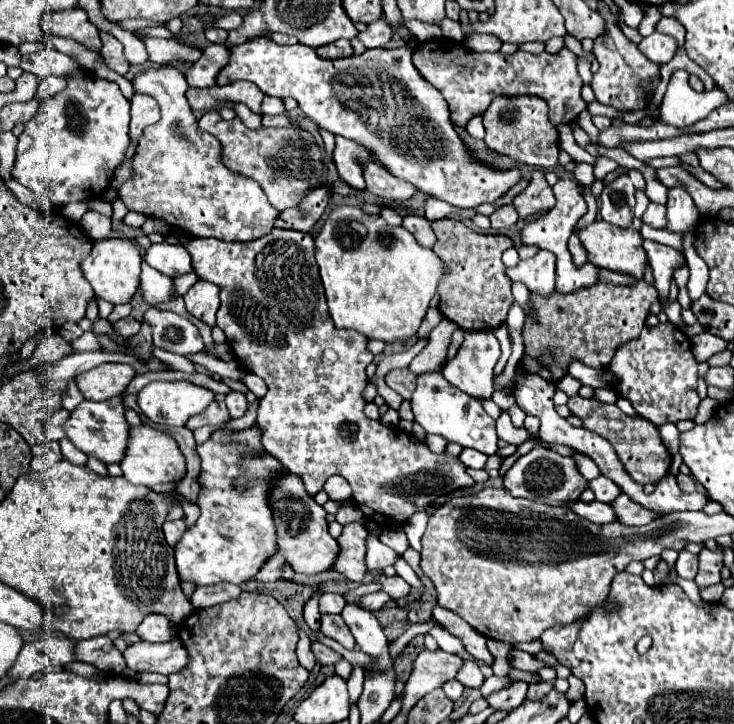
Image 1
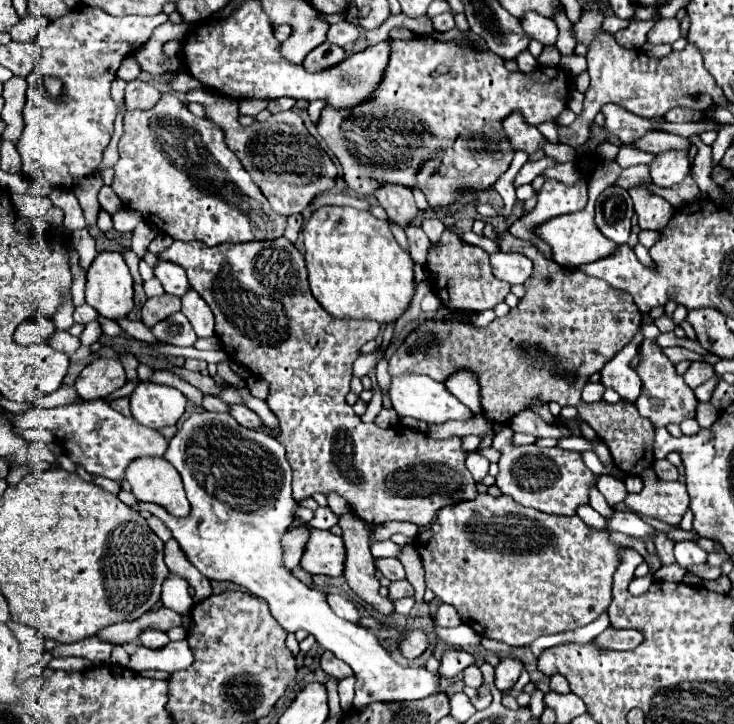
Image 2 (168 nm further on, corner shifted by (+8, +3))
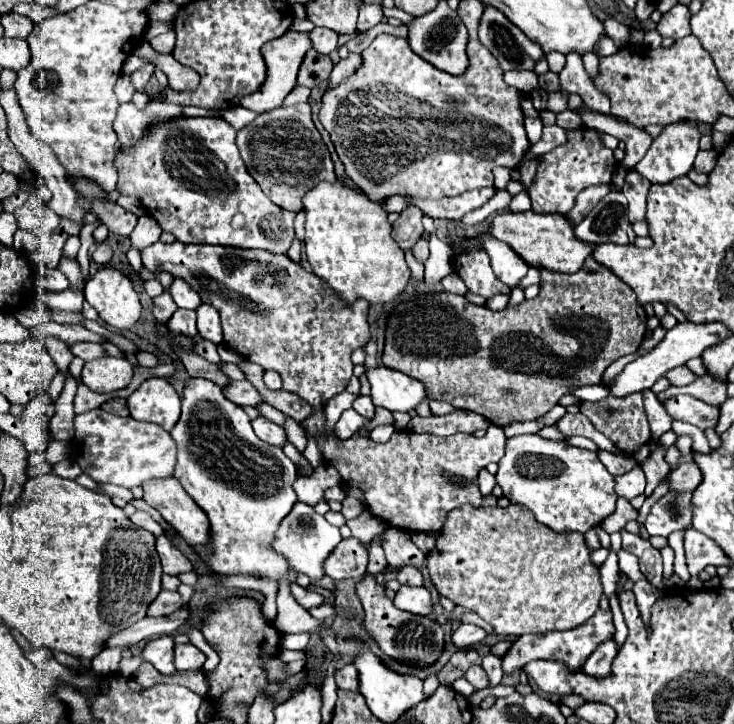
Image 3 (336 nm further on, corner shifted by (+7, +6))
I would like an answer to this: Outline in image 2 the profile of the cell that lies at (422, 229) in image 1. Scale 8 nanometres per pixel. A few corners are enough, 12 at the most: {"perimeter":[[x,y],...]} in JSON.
{"perimeter":[[418,226],[406,236],[414,262],[424,264],[430,248],[428,236]]}

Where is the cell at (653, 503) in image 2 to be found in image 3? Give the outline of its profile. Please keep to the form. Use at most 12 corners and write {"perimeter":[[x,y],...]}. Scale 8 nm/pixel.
{"perimeter":[[693,461],[669,471],[669,491],[689,493],[701,483]]}

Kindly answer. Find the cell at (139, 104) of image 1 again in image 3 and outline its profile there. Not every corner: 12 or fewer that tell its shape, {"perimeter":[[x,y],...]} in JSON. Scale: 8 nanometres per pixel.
{"perimeter":[[155,67],[137,69],[131,75],[137,93],[147,93],[147,83]]}

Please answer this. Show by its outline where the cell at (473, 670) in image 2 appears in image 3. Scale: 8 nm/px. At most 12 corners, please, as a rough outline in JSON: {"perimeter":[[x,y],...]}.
{"perimeter":[[481,665],[467,669],[465,679],[475,689],[487,687],[487,675]]}

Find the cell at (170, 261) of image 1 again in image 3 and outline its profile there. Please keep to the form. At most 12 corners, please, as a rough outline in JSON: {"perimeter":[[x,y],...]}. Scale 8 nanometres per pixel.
{"perimeter":[[173,279],[167,291],[177,307],[197,309],[201,297],[185,283]]}

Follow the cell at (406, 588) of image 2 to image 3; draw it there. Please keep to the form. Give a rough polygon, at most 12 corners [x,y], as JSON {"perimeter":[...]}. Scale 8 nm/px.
{"perimeter":[[401,585],[393,599],[397,609],[429,615],[425,587]]}

